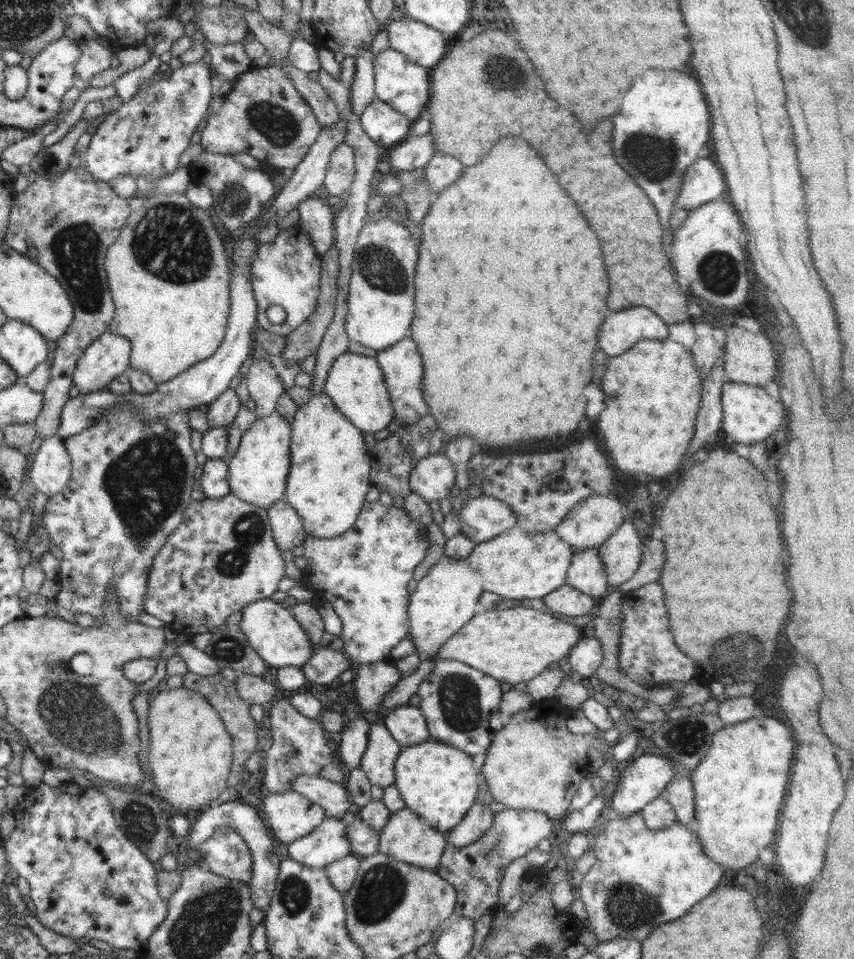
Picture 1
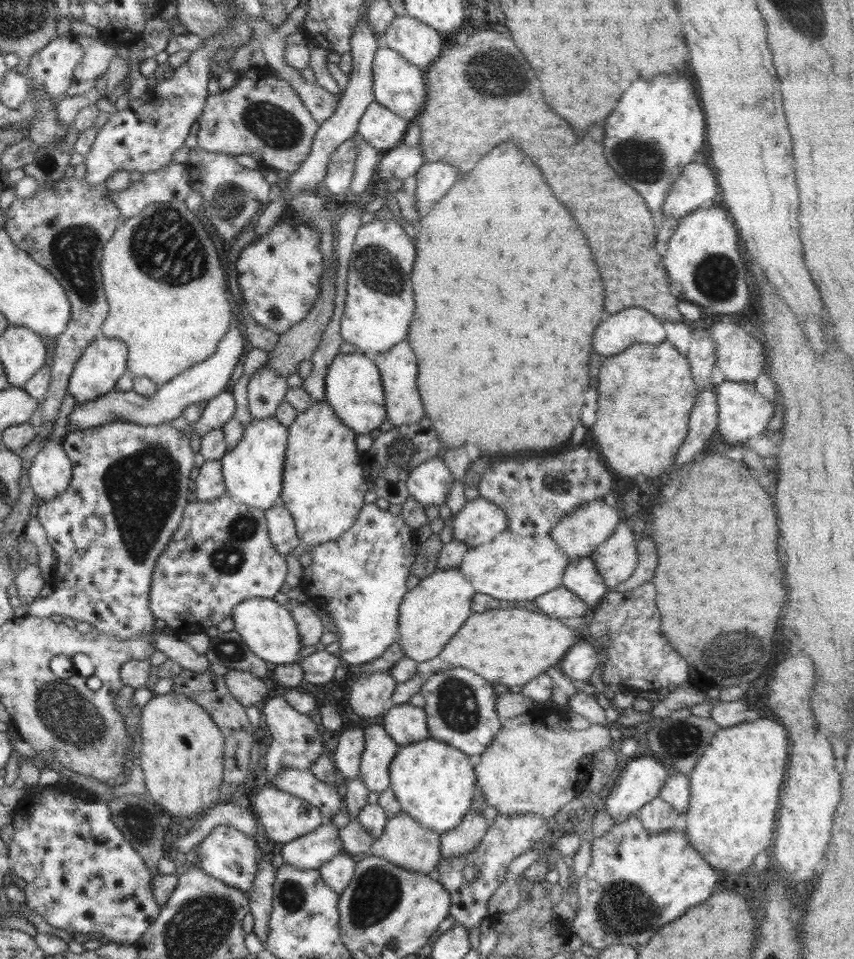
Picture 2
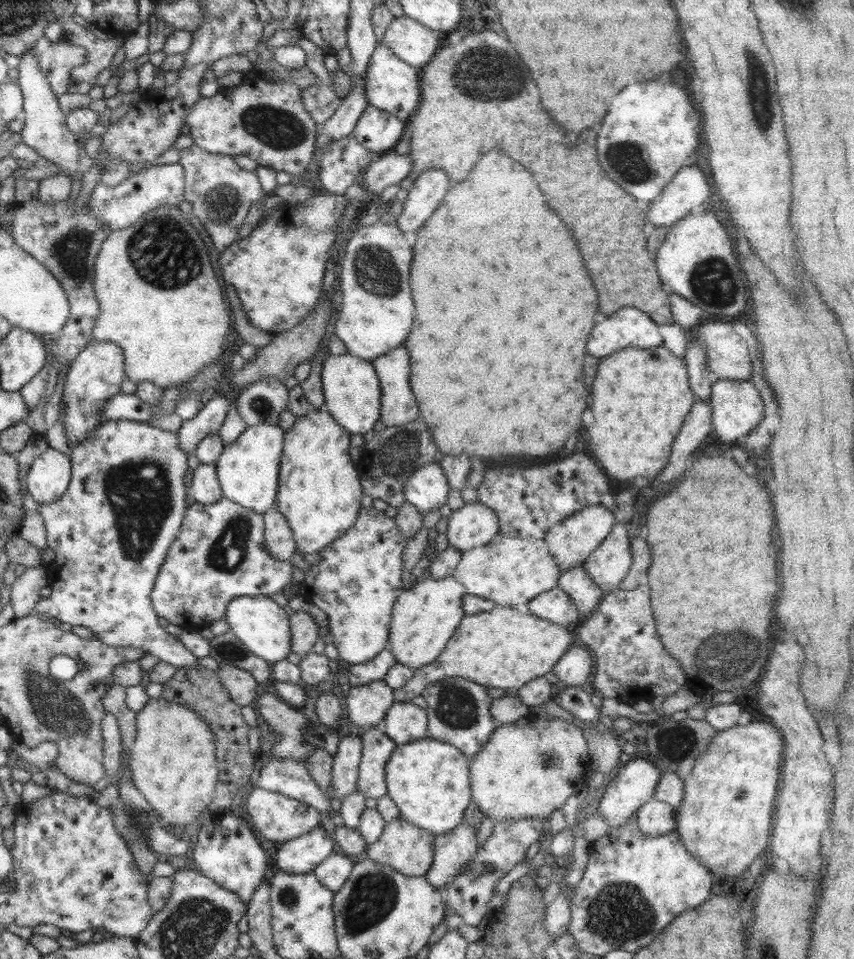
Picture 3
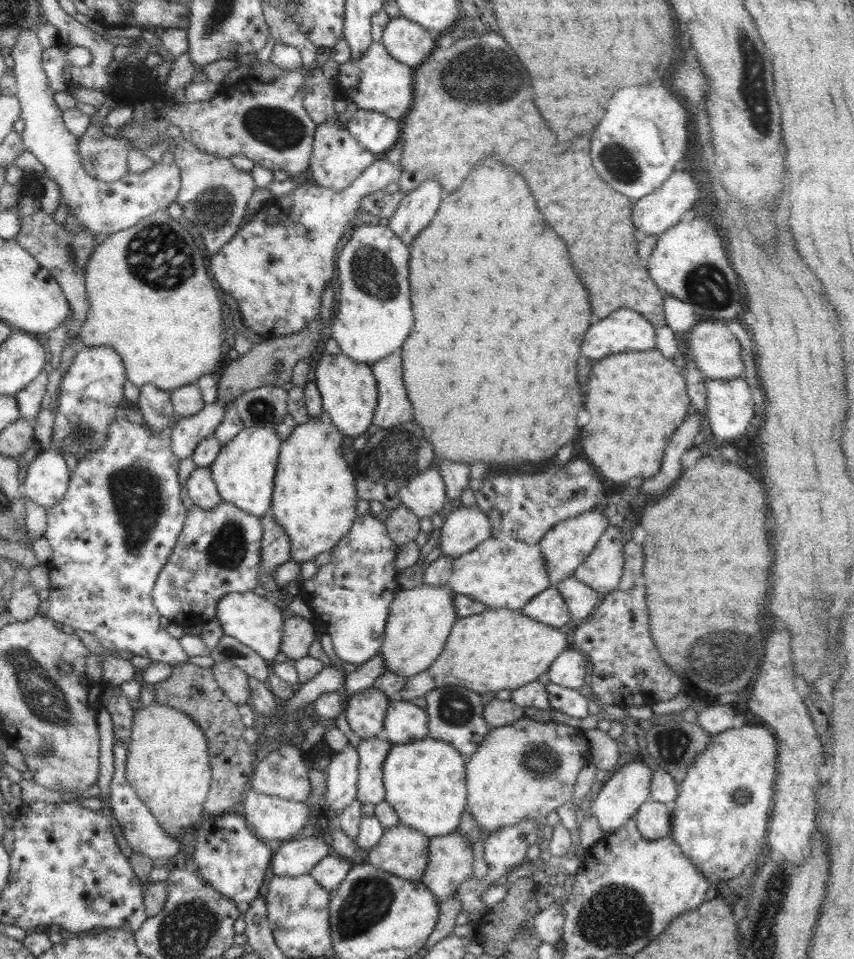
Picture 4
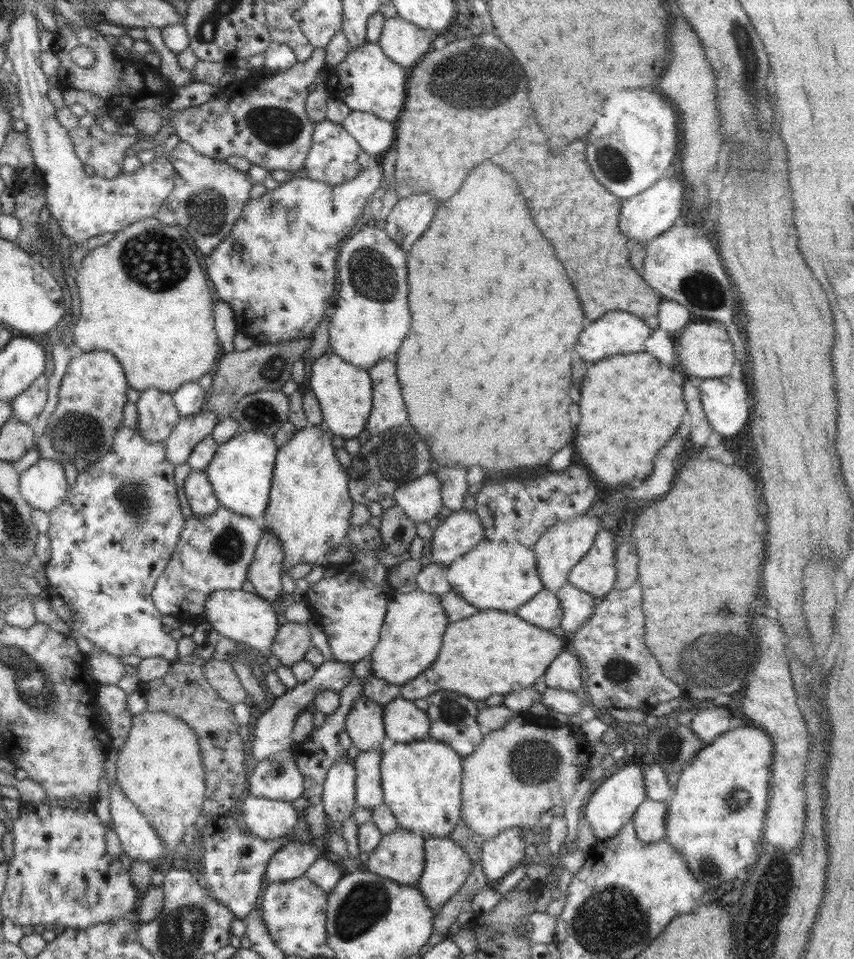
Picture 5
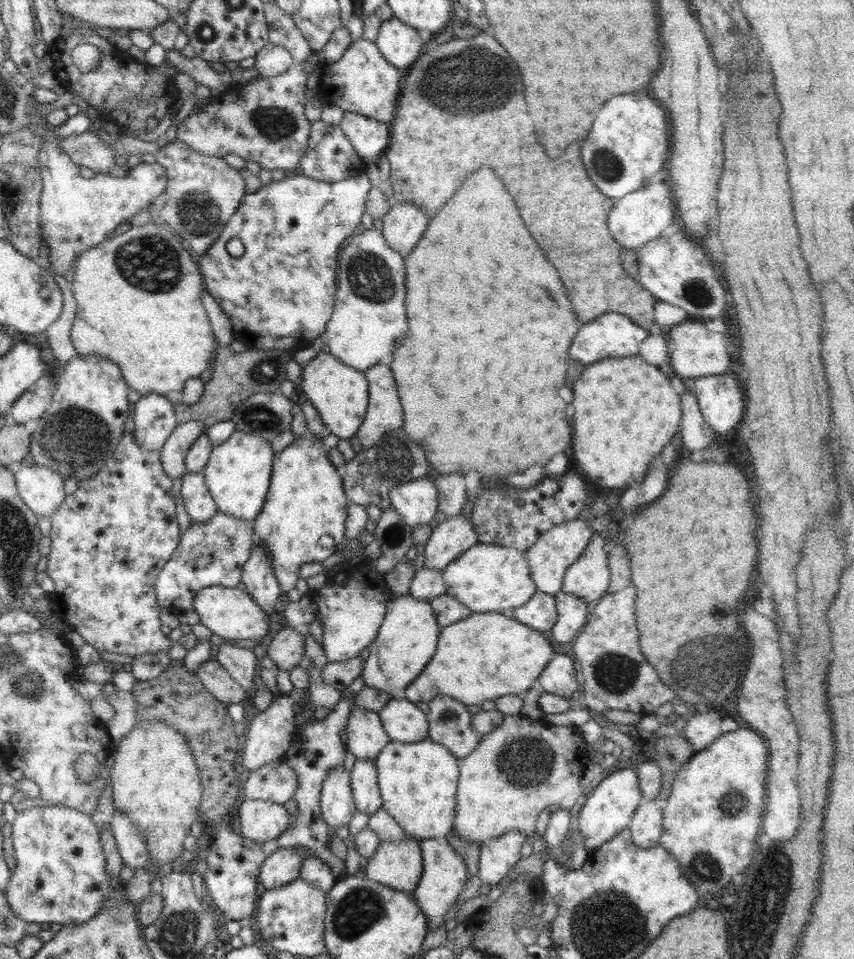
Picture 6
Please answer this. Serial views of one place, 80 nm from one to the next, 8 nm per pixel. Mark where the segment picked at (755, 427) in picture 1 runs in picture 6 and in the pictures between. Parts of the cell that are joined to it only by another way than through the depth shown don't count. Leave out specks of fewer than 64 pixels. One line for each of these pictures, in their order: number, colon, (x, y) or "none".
2: (743, 412)
3: (737, 407)
4: (730, 410)
5: (726, 402)
6: (721, 401)

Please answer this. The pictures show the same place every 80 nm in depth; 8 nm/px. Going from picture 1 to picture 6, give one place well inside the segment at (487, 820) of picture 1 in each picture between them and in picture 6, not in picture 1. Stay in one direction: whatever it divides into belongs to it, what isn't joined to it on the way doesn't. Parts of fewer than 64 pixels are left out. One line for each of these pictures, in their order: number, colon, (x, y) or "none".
2: (462, 839)
3: (452, 851)
4: (450, 857)
5: (447, 866)
6: (444, 876)

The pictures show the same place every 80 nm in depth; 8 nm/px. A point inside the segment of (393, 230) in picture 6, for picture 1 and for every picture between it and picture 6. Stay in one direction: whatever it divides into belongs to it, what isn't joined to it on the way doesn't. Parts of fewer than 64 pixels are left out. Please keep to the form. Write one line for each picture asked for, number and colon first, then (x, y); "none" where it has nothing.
1: (442, 170)
2: (434, 179)
3: (430, 187)
4: (415, 211)
5: (409, 217)

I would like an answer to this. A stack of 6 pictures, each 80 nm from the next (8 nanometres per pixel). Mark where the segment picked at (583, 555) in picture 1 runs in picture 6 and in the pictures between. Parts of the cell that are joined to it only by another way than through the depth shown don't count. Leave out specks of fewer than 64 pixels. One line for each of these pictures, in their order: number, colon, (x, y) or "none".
2: (580, 576)
3: (576, 583)
4: (581, 601)
5: (577, 605)
6: (573, 612)

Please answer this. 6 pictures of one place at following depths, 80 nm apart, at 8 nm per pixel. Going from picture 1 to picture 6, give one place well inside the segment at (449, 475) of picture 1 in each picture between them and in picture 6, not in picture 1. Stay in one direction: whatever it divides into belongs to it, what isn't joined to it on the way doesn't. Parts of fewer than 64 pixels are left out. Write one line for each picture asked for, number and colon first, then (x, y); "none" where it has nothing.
2: (430, 484)
3: (427, 489)
4: (425, 494)
5: (421, 499)
6: (416, 502)

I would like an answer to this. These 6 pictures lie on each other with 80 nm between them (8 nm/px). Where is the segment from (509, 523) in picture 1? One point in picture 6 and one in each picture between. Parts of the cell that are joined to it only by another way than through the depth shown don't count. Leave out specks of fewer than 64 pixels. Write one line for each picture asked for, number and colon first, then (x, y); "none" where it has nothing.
2: (478, 522)
3: (473, 525)
4: (464, 528)
5: (461, 531)
6: (449, 540)

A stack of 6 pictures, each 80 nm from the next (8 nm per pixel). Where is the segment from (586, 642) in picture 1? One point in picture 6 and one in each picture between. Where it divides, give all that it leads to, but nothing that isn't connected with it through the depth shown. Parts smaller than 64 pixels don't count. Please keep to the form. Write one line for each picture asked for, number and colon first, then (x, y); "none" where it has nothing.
2: (580, 661)
3: (573, 669)
4: (569, 669)
5: (564, 672)
6: (559, 677)

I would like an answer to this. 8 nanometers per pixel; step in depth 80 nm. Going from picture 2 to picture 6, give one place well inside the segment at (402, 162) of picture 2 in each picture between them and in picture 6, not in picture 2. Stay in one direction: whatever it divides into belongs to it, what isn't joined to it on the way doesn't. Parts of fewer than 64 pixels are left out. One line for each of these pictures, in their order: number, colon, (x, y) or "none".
3: (389, 169)
4: (277, 271)
5: (279, 285)
6: (280, 294)

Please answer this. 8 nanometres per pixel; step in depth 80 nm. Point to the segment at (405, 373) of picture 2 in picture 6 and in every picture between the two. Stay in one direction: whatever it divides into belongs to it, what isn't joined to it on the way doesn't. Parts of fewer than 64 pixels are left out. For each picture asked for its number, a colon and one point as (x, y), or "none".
3: (398, 404)
4: (393, 408)
5: (388, 410)
6: (384, 413)

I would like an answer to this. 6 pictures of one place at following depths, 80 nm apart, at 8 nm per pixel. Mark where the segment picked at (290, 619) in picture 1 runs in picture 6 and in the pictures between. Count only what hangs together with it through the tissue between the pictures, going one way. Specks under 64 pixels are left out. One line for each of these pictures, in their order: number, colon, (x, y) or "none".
2: (269, 630)
3: (264, 627)
4: (251, 619)
5: (242, 616)
6: (231, 613)

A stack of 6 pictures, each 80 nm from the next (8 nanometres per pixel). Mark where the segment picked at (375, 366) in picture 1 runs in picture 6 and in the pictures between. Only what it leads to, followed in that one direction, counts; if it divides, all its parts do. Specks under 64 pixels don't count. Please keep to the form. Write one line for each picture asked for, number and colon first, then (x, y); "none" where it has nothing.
2: (353, 388)
3: (352, 395)
4: (348, 389)
5: (344, 391)
6: (340, 393)

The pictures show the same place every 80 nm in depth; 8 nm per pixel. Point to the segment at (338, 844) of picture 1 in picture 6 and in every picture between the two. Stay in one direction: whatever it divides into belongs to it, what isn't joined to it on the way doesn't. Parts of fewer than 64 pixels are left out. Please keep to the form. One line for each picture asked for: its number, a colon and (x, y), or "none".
2: (309, 851)
3: (300, 855)
4: (295, 857)
5: (290, 861)
6: (283, 866)

